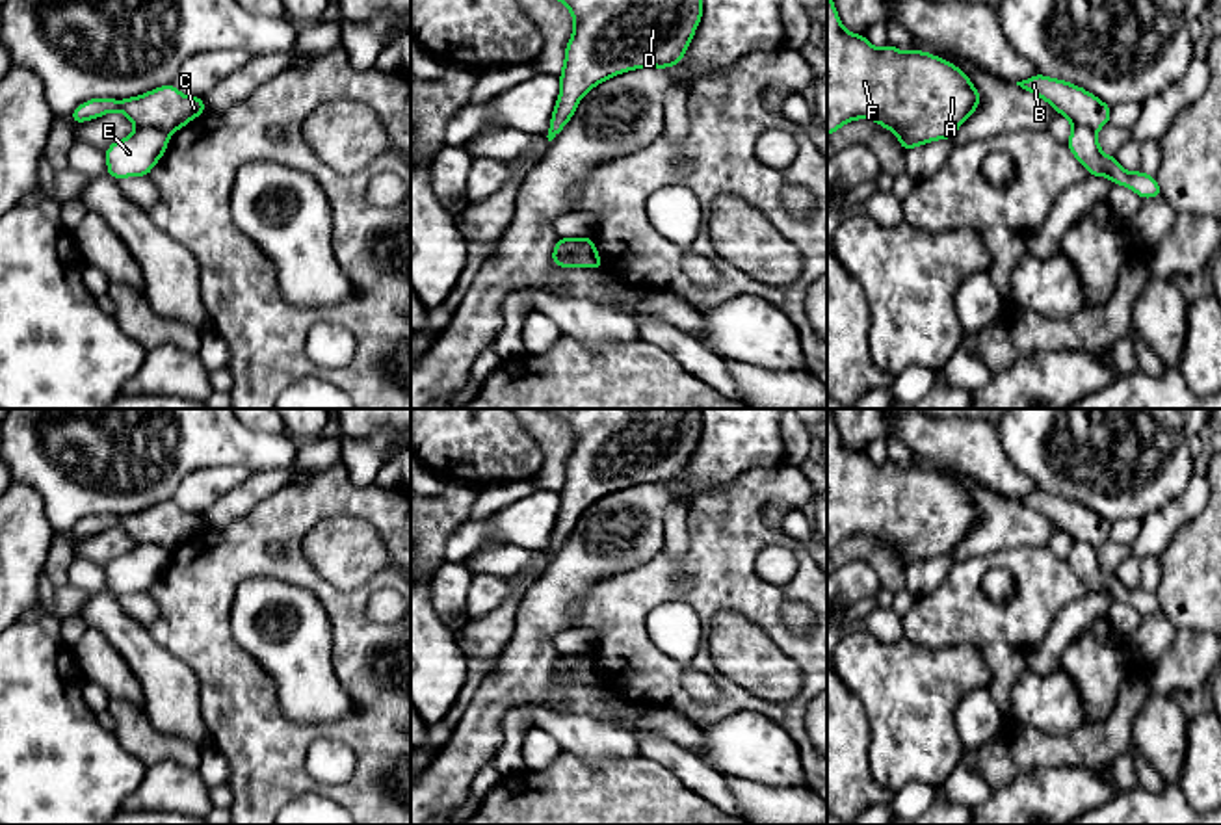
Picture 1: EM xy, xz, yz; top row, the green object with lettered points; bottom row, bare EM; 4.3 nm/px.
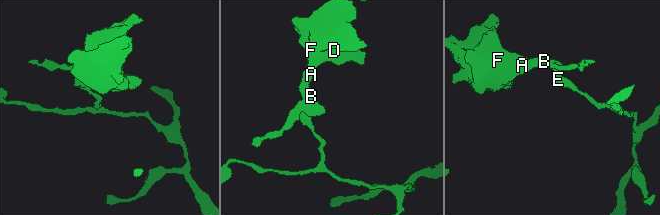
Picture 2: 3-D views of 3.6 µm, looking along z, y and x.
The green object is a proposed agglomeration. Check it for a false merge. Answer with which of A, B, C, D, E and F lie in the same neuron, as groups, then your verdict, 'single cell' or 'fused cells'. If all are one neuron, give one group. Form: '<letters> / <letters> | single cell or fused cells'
A B C D F / E | fused cells

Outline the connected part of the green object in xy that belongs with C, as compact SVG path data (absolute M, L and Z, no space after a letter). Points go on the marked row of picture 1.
M167 84L126 100L91 98L74 110L71 119L80 124L110 111L123 111L136 128L151 126L171 136L204 110L203 98L184 97L173 84Z

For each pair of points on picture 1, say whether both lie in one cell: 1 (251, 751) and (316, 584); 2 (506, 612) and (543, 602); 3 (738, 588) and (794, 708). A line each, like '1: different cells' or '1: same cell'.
1: same cell
2: different cells
3: same cell

